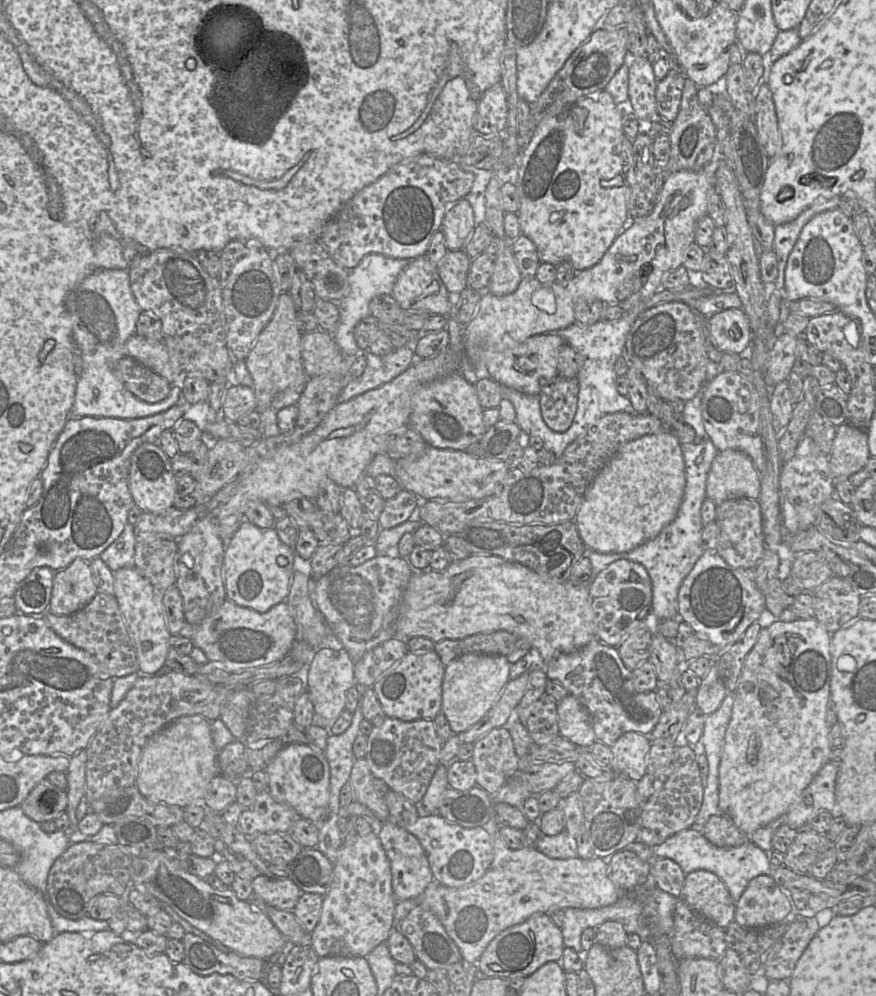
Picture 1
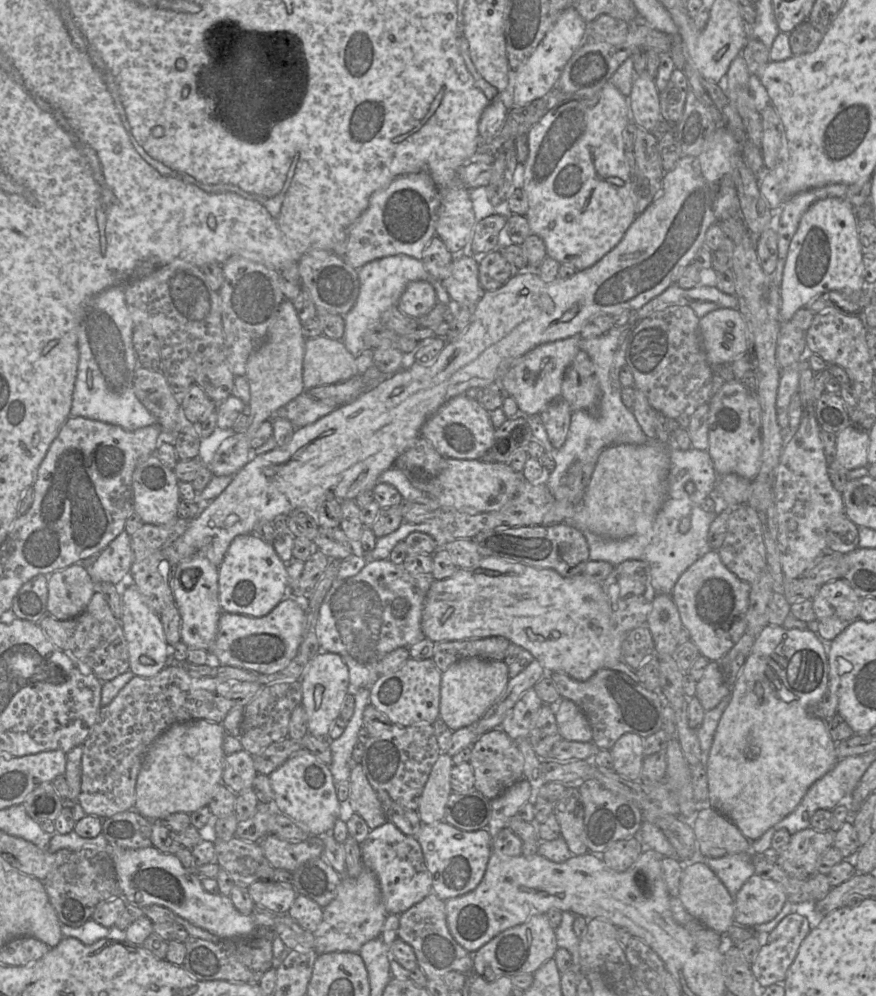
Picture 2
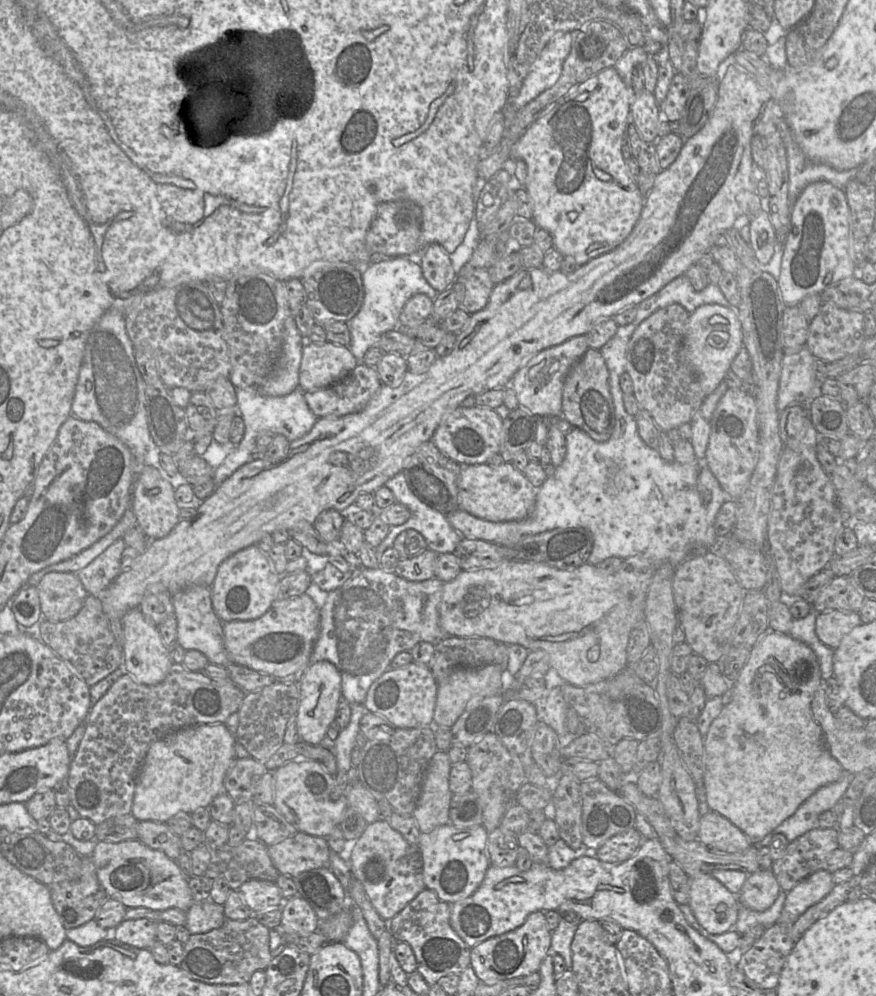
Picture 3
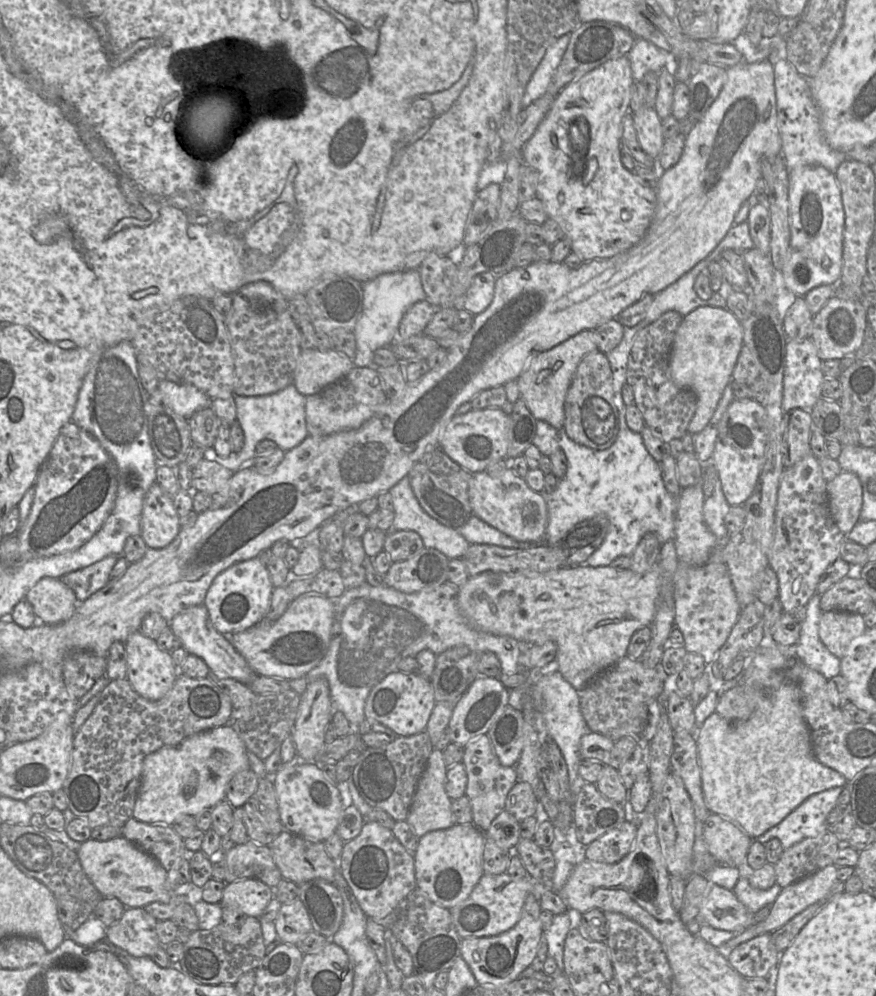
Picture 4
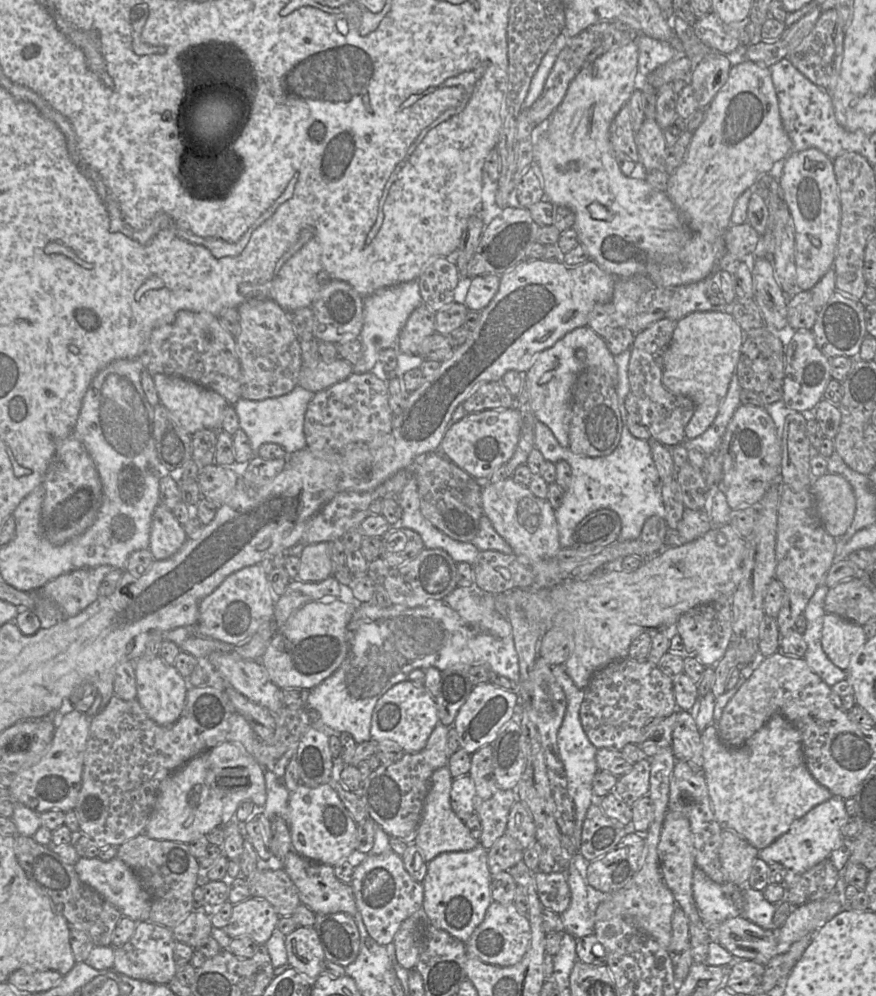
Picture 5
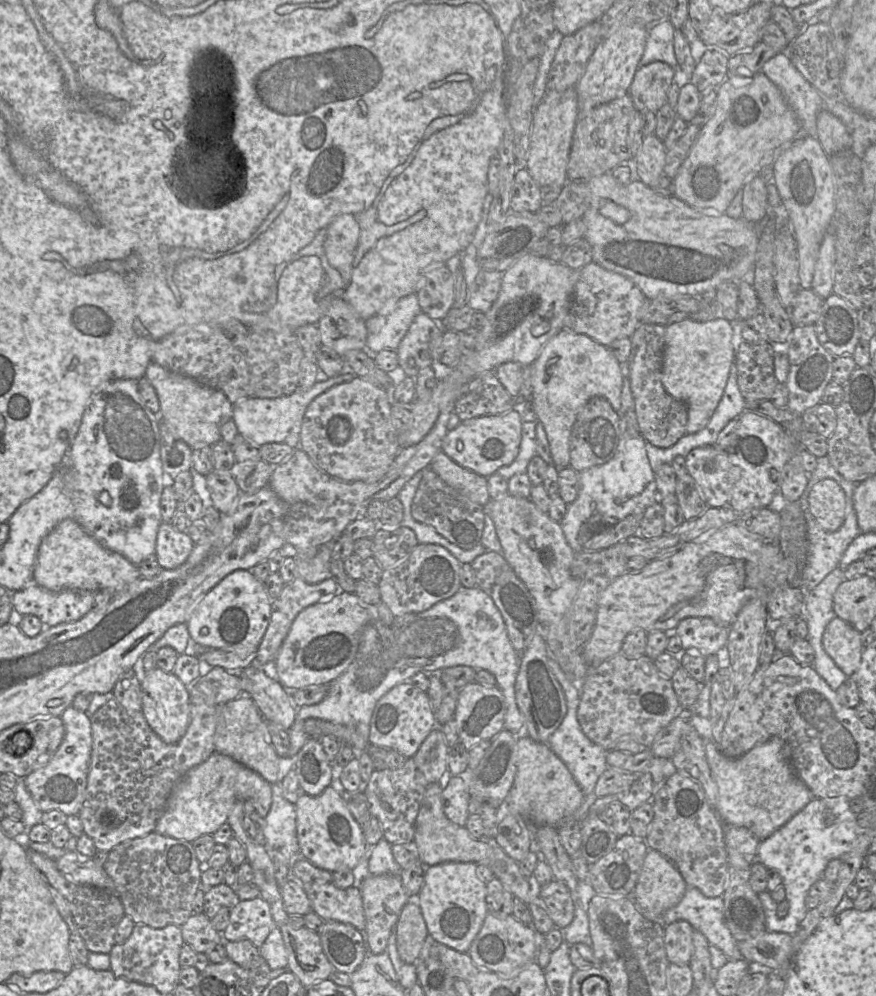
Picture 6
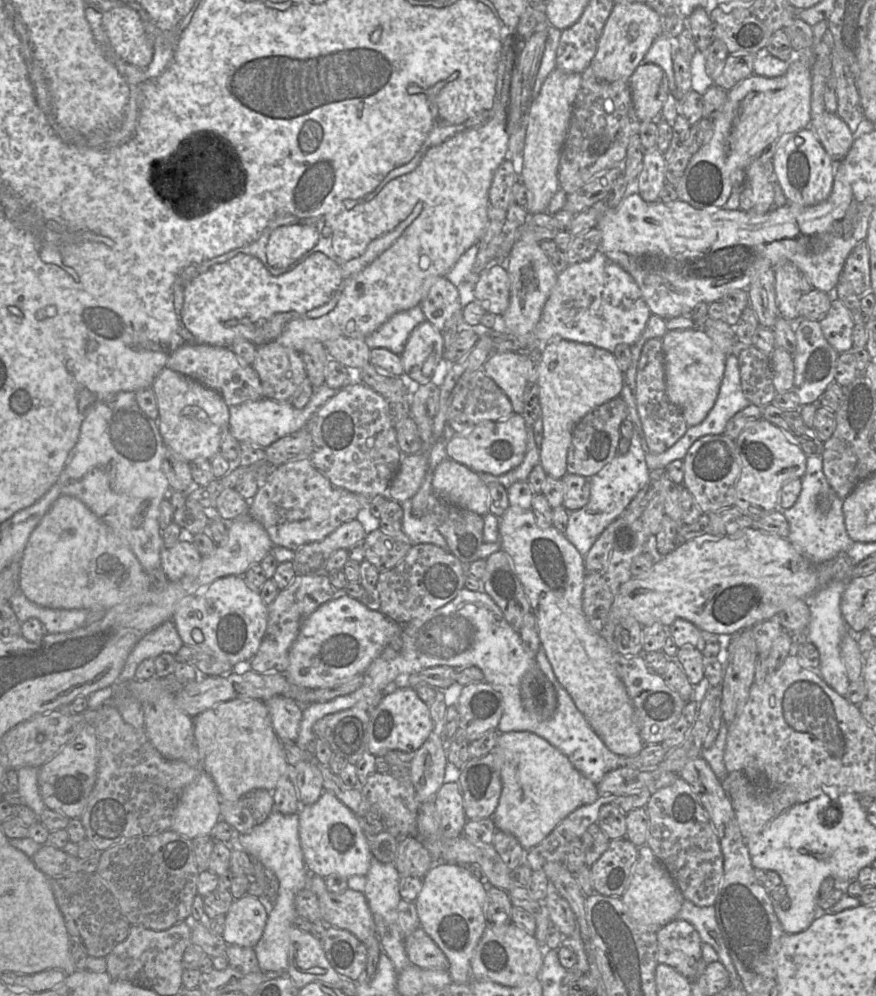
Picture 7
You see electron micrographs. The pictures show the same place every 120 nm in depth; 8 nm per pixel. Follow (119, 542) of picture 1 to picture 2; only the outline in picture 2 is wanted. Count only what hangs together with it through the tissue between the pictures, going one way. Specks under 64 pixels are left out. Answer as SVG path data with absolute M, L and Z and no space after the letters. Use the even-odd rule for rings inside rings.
M123 530L86 568L94 583L109 582L116 585L130 574L131 567L131 536Z

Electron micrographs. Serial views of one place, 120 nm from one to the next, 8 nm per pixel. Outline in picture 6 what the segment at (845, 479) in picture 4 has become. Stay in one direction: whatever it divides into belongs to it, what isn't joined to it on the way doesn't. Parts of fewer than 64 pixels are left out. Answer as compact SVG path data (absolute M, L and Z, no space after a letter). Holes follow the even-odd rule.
M823 479L811 488L808 509L822 529L835 532L845 520L845 492L835 480Z

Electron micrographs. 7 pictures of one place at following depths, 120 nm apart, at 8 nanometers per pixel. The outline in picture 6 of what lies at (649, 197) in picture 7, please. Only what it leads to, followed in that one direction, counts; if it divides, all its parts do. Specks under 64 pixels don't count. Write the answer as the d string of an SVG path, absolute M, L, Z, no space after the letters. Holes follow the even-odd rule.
M655 134L644 136L643 143L635 160L637 173L645 185L654 188L664 173L667 150L664 141Z

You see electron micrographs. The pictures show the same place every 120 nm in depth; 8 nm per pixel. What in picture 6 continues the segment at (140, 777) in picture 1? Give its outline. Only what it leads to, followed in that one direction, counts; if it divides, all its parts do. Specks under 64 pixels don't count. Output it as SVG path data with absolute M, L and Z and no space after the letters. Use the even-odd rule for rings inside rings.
M214 752L203 763L190 769L174 786L154 832L192 842L201 835L212 835L223 823L237 801L250 799L262 818L272 804L272 787L260 774L230 756Z

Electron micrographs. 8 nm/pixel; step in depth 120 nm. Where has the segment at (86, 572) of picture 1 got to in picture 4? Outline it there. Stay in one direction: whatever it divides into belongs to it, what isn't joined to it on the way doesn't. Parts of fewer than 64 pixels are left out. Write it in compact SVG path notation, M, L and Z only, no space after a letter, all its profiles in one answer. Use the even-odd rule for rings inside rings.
M44 577L26 594L34 613L46 625L58 625L67 621L79 602L74 591L60 578Z

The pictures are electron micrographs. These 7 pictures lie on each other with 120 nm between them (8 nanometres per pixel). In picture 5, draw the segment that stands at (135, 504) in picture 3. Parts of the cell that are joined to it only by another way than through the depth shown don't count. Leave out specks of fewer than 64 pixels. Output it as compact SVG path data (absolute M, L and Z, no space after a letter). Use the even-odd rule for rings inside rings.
M159 503L153 513L150 532L149 550L154 558L163 560L171 557L187 539L186 532L173 511Z

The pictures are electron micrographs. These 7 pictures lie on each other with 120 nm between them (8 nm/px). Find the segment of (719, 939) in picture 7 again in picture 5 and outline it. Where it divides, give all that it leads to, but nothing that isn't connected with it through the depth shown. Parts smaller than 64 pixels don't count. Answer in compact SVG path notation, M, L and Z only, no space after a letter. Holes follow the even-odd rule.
M695 866L692 873L692 892L704 925L717 927L723 921L738 916L742 906L740 889L748 887L752 888L748 883L744 887L737 887L732 883L717 884Z

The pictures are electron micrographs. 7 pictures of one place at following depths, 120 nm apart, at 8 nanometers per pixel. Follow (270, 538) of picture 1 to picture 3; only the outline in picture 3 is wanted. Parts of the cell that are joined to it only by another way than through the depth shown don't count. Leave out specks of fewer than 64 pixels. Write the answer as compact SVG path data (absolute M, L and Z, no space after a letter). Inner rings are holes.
M255 544L241 549L221 562L211 586L211 599L214 612L222 622L254 620L265 614L277 599L281 576L275 571L268 554Z

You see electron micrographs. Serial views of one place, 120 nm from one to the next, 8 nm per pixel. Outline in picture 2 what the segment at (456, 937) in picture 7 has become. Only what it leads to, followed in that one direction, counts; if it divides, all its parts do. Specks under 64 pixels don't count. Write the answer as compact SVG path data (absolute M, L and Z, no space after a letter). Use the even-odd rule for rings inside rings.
M444 820L433 824L422 824L414 836L423 852L427 869L431 875L432 892L443 901L464 895L474 890L482 880L492 852L492 837L489 831L464 831Z

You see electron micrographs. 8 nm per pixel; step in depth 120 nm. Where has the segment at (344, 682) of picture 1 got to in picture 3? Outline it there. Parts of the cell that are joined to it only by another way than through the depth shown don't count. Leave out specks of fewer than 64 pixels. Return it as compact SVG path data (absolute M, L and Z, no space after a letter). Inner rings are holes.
M327 660L311 663L298 683L300 702L296 713L297 730L300 740L319 744L325 737L328 726L335 720L341 694L341 674L334 664Z

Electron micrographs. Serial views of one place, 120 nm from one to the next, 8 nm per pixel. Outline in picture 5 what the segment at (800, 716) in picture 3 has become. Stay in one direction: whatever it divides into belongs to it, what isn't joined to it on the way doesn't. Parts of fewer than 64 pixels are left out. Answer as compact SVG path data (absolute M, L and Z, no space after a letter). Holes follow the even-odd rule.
M774 714L740 747L728 747L719 738L716 724L701 732L703 775L707 784L712 810L722 829L727 829L762 850L786 833L791 824L833 795L809 772L800 732L783 715Z

